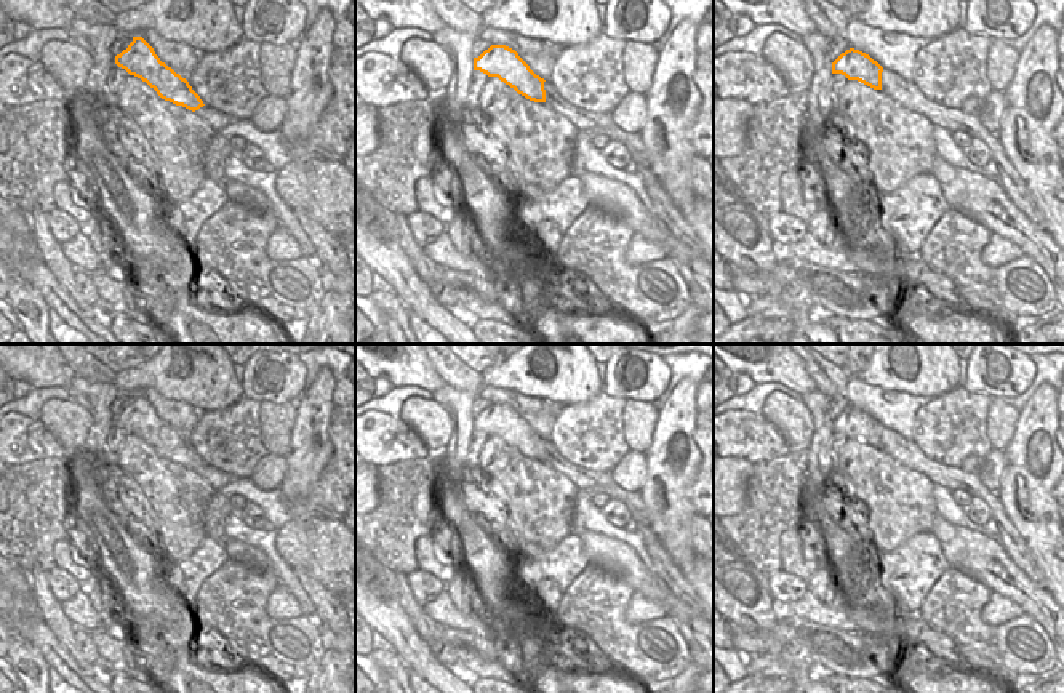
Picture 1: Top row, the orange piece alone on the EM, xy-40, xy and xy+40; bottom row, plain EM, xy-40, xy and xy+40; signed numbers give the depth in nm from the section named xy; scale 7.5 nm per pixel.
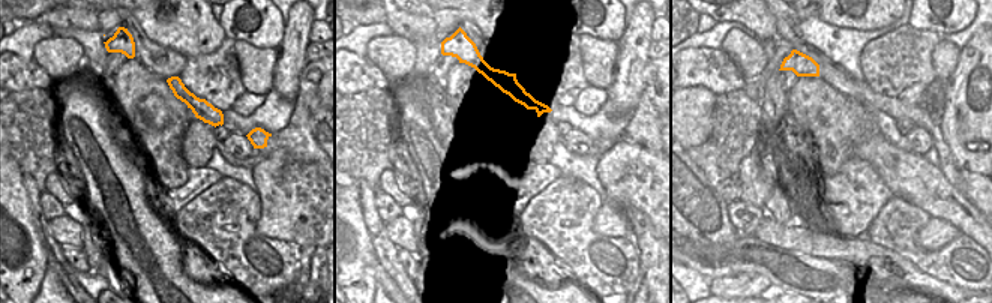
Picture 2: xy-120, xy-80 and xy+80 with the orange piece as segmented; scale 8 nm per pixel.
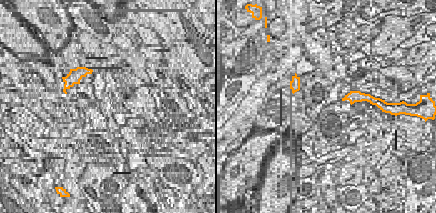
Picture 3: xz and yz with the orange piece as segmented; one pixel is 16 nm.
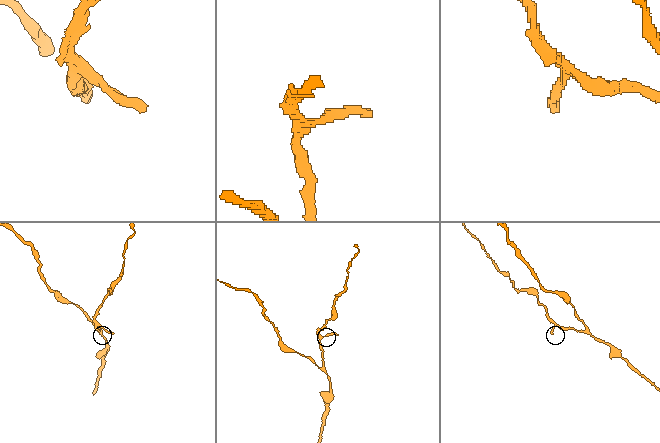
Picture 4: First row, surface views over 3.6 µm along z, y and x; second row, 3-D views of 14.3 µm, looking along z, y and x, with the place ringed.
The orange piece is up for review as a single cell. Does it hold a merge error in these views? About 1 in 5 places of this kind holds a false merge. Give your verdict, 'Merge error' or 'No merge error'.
No merge error.

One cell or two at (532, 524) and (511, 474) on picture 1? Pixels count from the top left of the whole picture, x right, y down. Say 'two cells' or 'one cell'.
one cell

